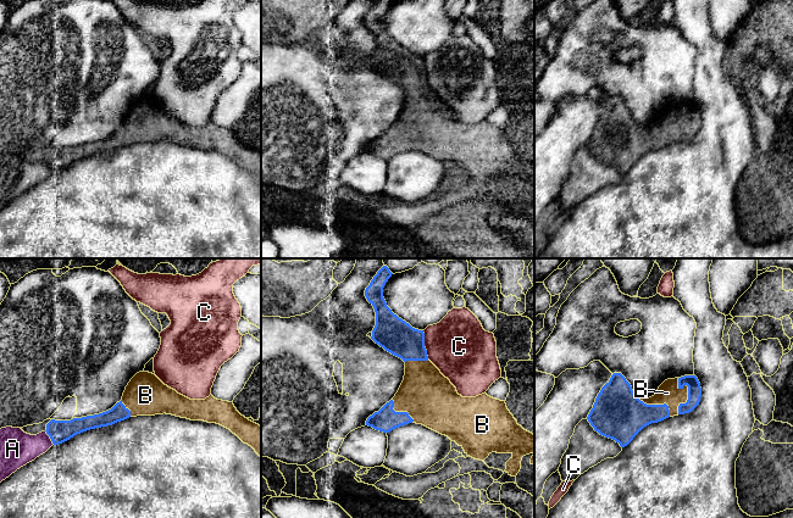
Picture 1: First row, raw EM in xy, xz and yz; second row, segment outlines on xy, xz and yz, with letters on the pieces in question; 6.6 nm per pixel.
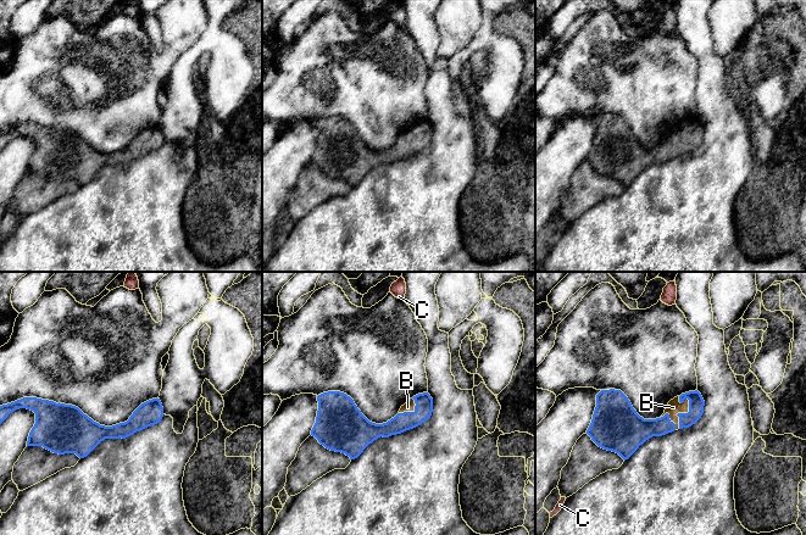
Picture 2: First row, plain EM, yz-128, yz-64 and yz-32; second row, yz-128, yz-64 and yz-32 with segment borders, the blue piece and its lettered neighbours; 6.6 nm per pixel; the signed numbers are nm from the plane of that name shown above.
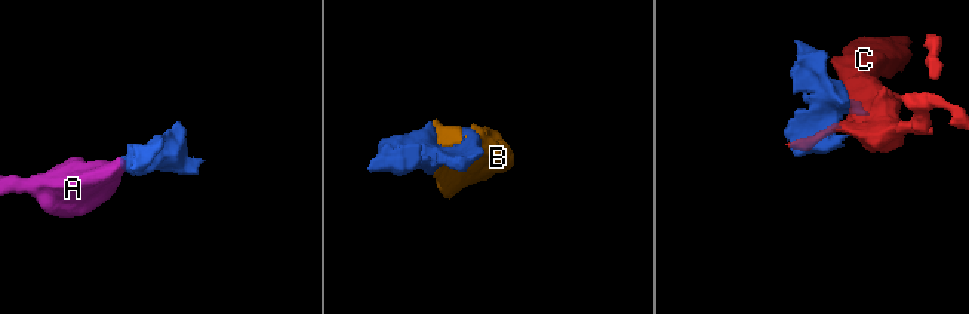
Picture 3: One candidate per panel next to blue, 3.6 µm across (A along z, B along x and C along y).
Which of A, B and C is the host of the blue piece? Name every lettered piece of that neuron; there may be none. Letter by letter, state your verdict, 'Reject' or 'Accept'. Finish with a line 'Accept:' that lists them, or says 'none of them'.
A: Reject
B: Accept
C: Reject
Accept: B

